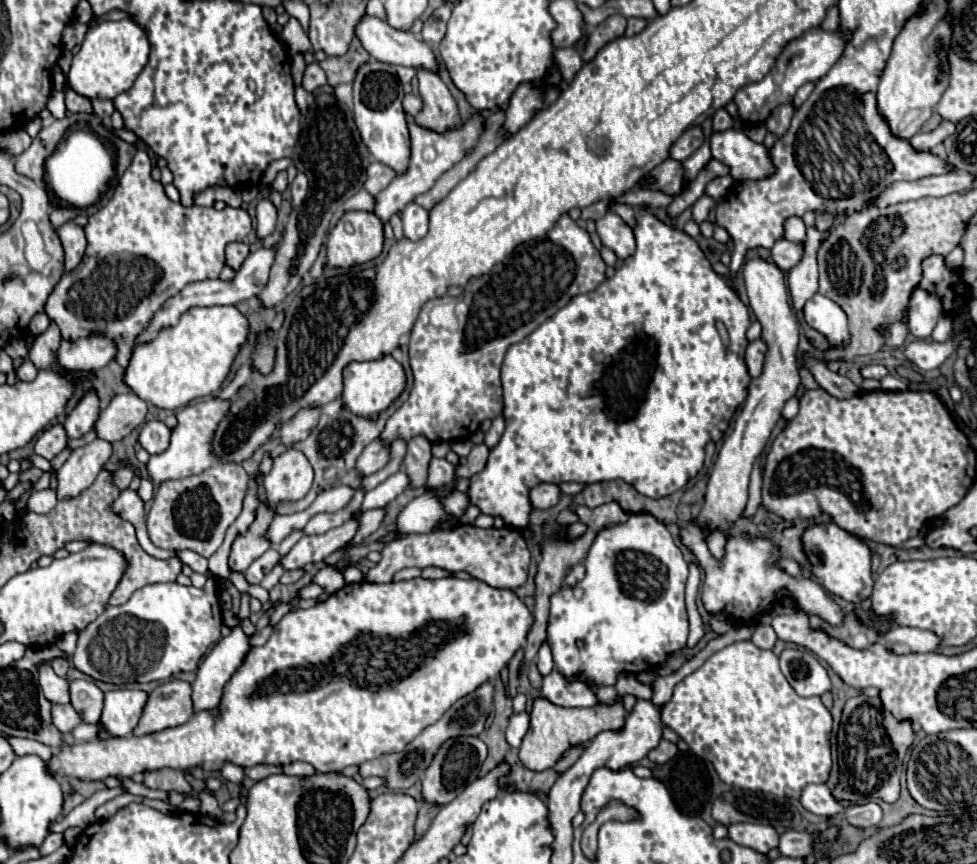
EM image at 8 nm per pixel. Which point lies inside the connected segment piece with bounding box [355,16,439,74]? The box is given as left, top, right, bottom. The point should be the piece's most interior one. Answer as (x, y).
(387, 44)

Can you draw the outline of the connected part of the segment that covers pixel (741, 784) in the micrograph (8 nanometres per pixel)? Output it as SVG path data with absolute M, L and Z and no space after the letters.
M745 640L745 642L735 642L731 646L725 646L723 650L715 652L699 670L695 670L693 674L689 674L685 680L681 680L677 686L675 686L675 692L673 692L673 698L669 704L663 706L663 712L661 712L661 722L663 726L671 728L673 732L677 732L685 742L687 746L699 756L699 758L705 758L709 760L713 766L715 766L715 772L719 774L721 782L725 782L727 786L733 786L733 788L743 788L743 790L755 790L755 792L765 792L765 794L773 794L773 796L781 796L781 798L791 798L791 800L799 800L801 796L801 788L805 788L807 784L825 784L829 780L829 768L831 768L831 746L829 746L829 736L831 736L831 730L833 730L833 718L831 718L831 712L823 706L821 698L815 696L815 698L801 698L793 688L791 684L785 680L783 672L779 670L779 660L777 656L771 652L771 650L761 650L757 648L753 642Z

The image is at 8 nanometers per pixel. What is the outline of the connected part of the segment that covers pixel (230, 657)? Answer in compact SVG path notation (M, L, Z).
M241 626L233 628L229 636L221 638L203 658L197 678L193 682L193 710L213 710L219 706L223 688L233 672L243 664L249 652L249 638Z

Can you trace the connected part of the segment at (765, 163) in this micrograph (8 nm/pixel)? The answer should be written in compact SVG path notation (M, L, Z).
M731 128L725 132L715 132L711 134L709 142L713 158L729 168L733 182L763 180L775 172L769 148L765 144L753 142L741 130Z

